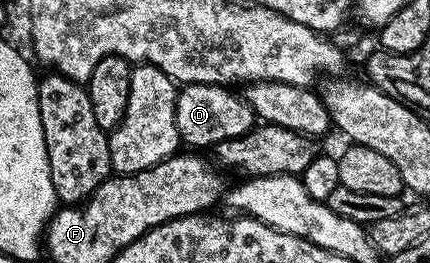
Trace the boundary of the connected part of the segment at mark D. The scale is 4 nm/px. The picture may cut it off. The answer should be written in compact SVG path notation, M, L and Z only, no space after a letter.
M184 84L176 92L175 106L177 107L177 131L180 142L184 146L203 148L220 145L223 141L237 139L255 128L257 118L249 103L243 100L238 92L221 85L188 85Z

